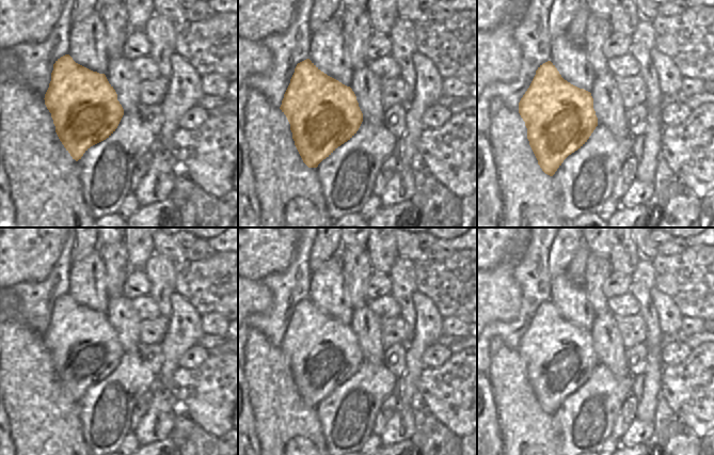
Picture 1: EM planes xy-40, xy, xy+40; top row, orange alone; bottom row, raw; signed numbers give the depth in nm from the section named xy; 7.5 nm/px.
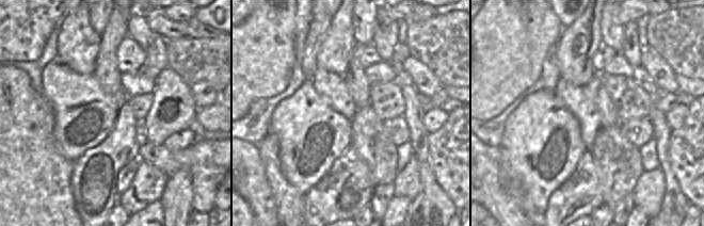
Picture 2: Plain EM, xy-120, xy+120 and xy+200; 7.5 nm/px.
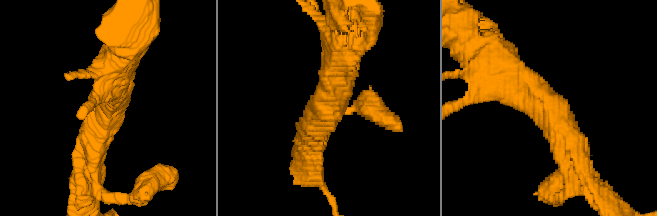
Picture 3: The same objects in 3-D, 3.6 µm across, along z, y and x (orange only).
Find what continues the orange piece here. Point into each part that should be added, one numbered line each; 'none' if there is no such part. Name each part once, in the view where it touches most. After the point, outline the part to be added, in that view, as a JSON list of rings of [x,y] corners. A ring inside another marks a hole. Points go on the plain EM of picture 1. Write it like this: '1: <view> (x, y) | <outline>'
none

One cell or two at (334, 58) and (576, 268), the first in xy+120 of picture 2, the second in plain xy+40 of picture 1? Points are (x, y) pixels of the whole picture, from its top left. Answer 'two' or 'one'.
one

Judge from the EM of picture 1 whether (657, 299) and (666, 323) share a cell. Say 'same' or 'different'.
same

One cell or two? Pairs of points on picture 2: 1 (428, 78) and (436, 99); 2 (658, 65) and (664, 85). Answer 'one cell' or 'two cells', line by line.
1: two cells
2: one cell

